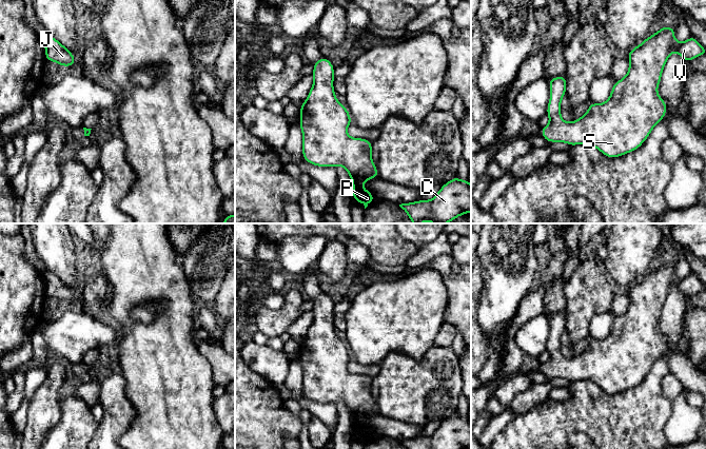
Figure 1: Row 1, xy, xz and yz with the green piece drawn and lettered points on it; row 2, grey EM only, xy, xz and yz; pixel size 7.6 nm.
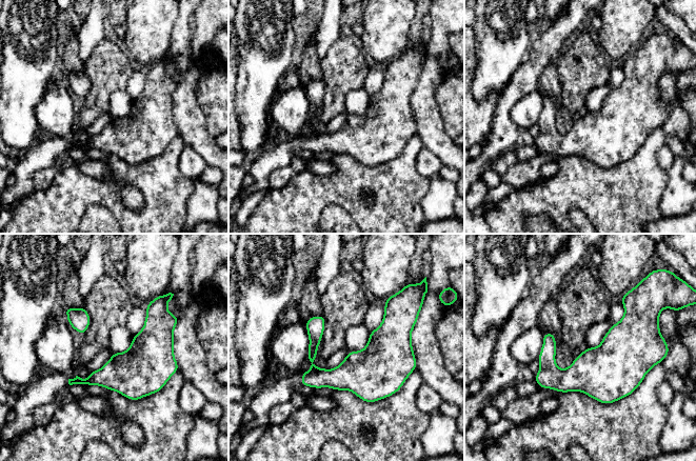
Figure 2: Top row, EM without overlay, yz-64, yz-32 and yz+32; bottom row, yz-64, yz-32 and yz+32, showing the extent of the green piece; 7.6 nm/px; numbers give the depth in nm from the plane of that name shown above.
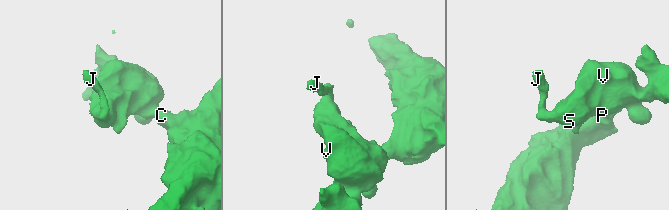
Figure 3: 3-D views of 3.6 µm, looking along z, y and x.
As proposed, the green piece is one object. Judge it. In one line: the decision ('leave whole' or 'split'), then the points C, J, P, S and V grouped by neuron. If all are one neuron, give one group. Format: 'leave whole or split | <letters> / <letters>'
leave whole | C J P S V

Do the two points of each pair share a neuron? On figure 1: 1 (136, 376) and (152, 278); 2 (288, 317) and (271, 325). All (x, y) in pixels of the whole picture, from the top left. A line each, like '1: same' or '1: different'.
1: same
2: same

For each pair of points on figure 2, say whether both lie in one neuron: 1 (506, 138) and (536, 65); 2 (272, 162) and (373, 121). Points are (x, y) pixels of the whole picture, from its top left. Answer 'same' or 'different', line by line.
1: same
2: same

